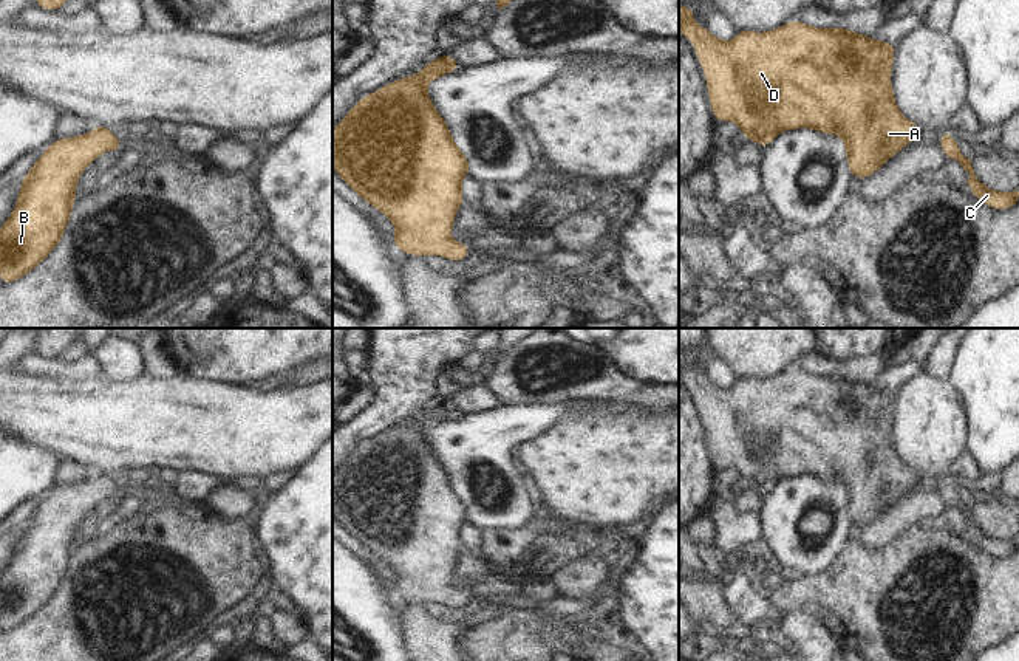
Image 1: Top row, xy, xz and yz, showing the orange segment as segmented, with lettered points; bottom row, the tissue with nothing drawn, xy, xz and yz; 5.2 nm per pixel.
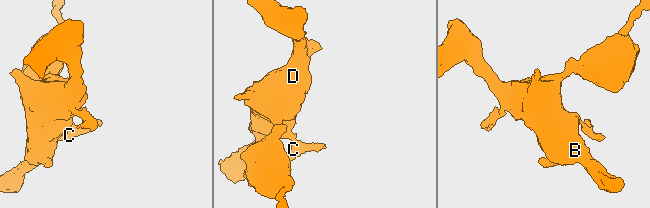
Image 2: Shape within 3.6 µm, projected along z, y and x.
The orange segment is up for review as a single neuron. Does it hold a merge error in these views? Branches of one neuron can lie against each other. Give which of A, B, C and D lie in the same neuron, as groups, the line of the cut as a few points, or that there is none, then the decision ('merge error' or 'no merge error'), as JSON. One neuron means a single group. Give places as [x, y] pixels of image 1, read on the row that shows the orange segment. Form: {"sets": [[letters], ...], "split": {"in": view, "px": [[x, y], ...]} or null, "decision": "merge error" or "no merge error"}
{"sets": [["A", "B", "C", "D"]], "split": null, "decision": "no merge error"}

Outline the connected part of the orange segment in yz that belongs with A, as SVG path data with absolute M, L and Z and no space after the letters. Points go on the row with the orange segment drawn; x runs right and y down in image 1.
M679 5L679 33L687 36L696 50L707 79L713 118L717 122L736 122L742 136L758 142L762 150L782 130L810 128L827 136L837 133L843 138L850 178L864 181L905 146L920 139L922 124L906 119L894 98L891 71L897 45L846 28L809 26L801 20L792 20L765 33L738 29L736 37L725 42L713 36L707 26L696 23L691 19L694 11L694 6Z

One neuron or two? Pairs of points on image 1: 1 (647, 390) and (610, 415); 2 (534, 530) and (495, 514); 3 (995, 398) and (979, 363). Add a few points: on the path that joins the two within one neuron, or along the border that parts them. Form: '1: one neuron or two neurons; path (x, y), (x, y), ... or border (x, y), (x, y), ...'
1: two neurons; border (605, 400), (639, 403), (647, 407)
2: two neurons; border (534, 516), (523, 527), (489, 530)
3: one neuron; path (995, 389), (995, 378), (988, 372)

